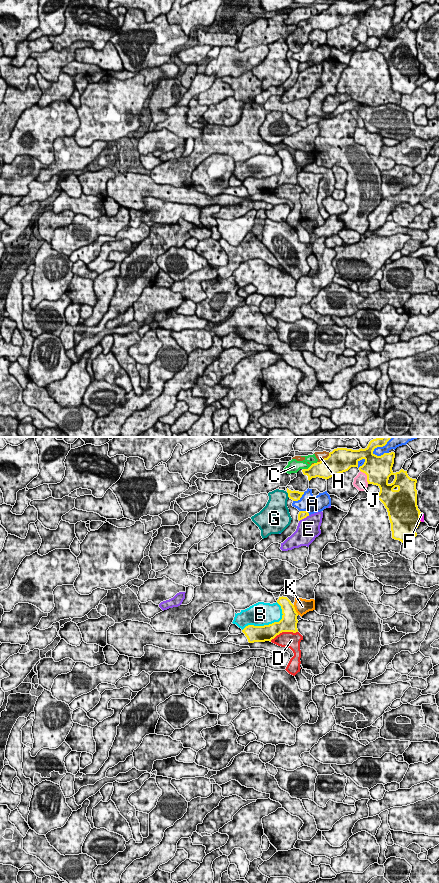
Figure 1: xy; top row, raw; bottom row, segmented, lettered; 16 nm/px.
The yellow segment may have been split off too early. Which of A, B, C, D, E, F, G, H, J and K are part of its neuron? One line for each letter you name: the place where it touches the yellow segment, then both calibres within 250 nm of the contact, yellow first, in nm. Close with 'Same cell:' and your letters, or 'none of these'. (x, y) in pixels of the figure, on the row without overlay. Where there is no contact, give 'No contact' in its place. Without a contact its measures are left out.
Same cell: none of these

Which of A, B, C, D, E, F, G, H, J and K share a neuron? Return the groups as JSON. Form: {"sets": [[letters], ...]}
{"sets": [["A"], ["B"], ["C", "H"], ["D"], ["E"], ["F"], ["G"], ["J"], ["K"]]}

